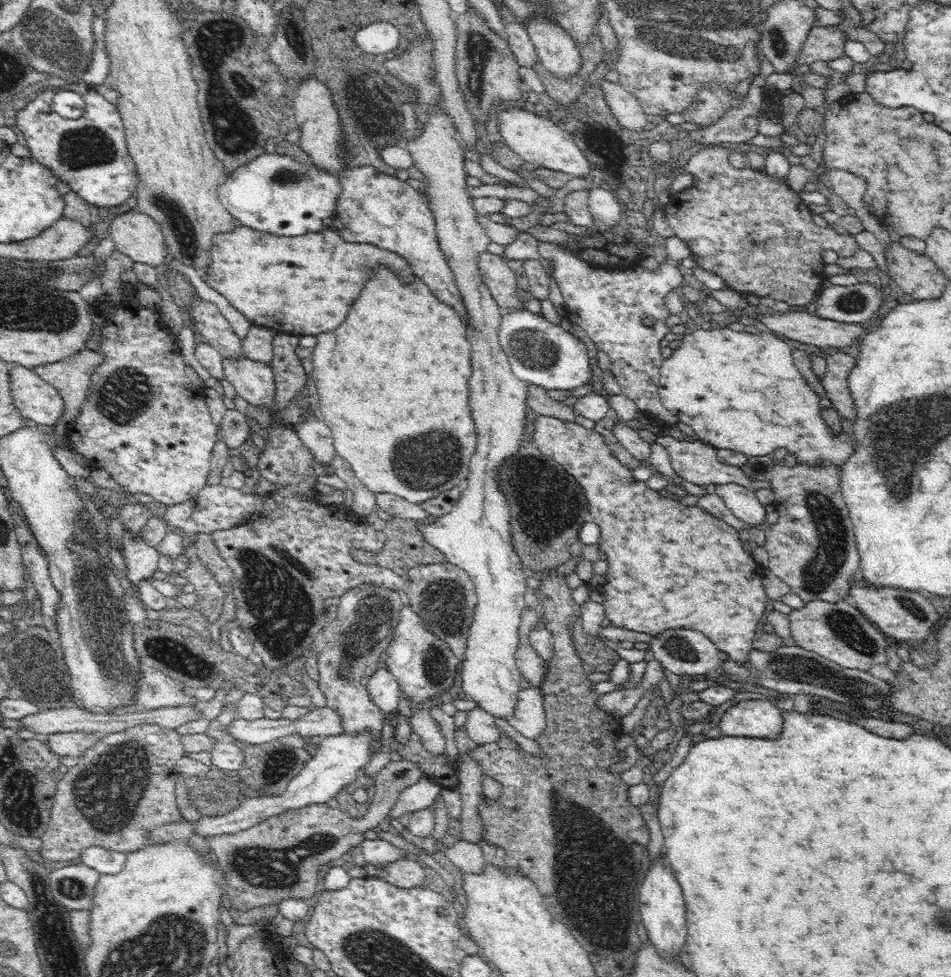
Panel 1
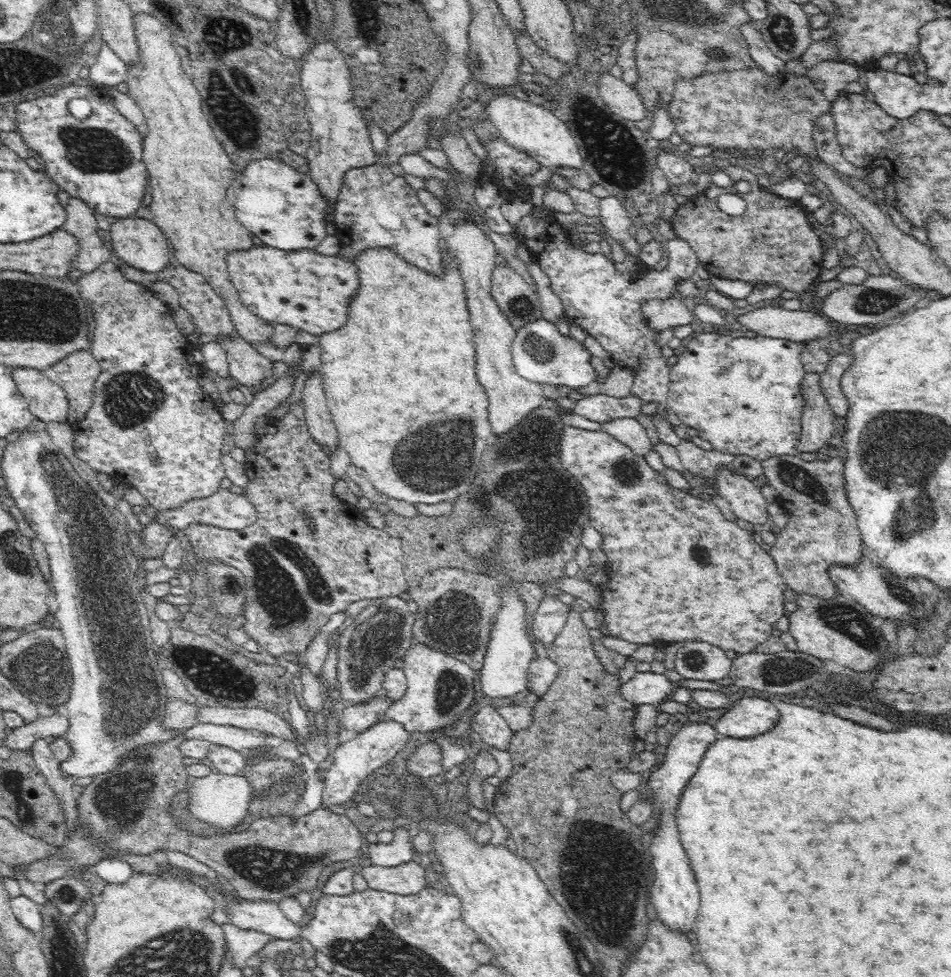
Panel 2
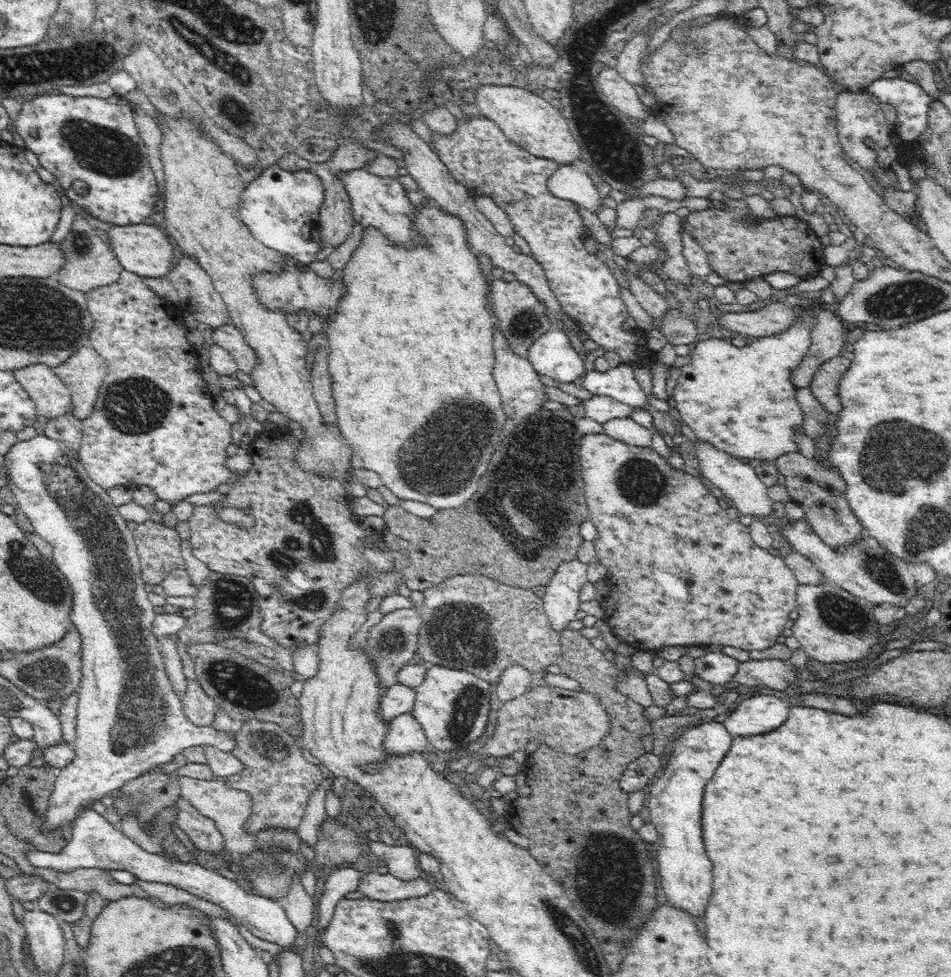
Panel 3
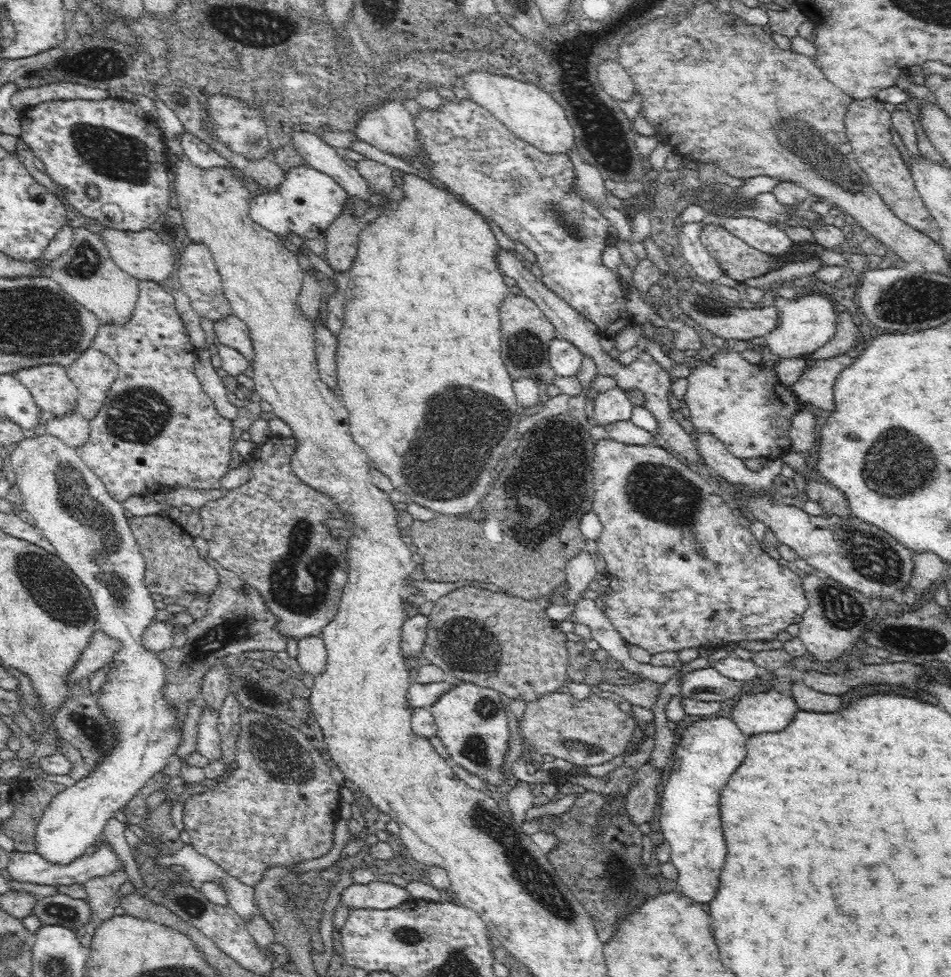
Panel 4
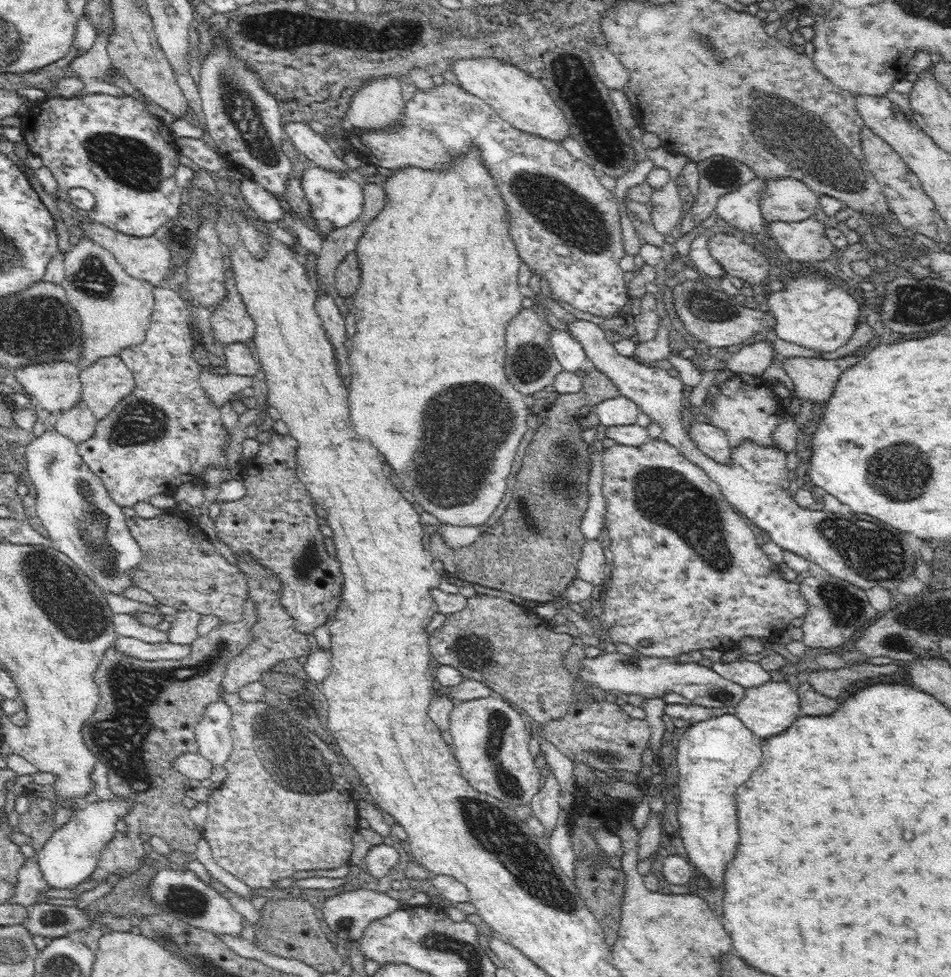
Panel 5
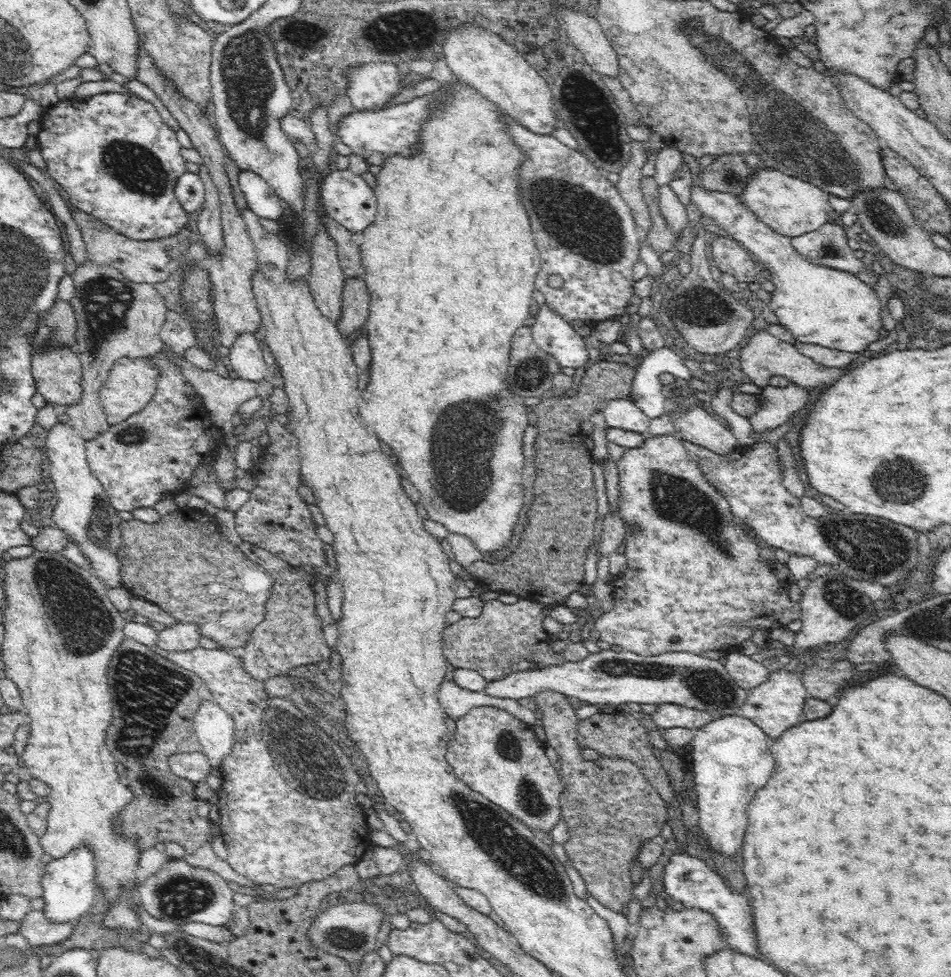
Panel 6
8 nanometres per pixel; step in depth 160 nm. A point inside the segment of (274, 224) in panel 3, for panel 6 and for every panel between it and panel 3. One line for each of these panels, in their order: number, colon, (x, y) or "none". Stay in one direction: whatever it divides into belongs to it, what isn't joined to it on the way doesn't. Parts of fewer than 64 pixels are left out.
4: (307, 201)
5: (336, 199)
6: (349, 200)

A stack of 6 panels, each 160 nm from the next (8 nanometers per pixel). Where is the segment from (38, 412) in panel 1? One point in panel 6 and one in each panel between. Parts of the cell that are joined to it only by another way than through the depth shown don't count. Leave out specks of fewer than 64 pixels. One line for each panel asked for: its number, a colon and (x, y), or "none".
2: (47, 401)
3: (51, 396)
4: (53, 391)
5: (55, 386)
6: (57, 370)

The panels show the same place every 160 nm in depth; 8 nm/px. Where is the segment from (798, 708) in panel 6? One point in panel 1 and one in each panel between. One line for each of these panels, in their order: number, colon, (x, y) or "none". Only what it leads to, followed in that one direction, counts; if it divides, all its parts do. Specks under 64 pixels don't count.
1: (755, 718)
2: (750, 716)
3: (759, 714)
4: (755, 713)
5: (766, 710)

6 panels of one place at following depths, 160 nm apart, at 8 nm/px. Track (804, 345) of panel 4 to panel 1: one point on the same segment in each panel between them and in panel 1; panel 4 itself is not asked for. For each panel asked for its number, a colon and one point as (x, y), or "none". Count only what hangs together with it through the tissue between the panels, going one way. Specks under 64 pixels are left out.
1: (739, 391)
2: (743, 396)
3: (748, 408)

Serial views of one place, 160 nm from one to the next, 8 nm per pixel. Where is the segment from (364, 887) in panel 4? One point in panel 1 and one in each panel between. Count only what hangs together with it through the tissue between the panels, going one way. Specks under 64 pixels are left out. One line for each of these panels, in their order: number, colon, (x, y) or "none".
1: (406, 873)
2: (407, 879)
3: (386, 888)

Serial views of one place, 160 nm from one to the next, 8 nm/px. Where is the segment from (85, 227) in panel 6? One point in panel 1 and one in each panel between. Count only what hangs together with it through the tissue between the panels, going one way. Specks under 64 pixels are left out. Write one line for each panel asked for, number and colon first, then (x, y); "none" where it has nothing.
1: (139, 236)
2: (139, 243)
3: (142, 249)
4: (142, 254)
5: (146, 258)

